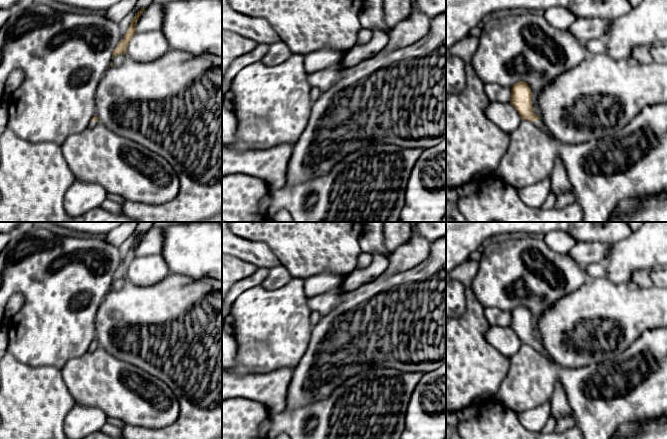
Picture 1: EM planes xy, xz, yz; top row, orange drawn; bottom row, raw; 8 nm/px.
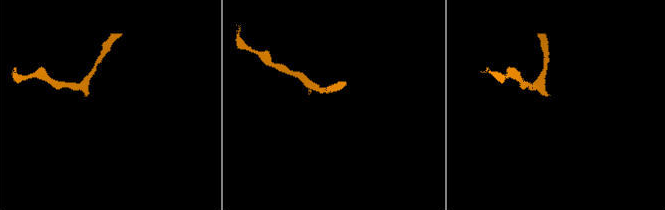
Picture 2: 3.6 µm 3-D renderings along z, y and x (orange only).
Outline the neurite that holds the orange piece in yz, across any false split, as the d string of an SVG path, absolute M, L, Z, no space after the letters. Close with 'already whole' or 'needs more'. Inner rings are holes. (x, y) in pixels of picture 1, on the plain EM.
M520 305L511 312L510 328L518 335L522 344L531 345L550 362L554 363L547 355L544 347L534 338L531 321L532 317L529 309L524 305Z; needs more

